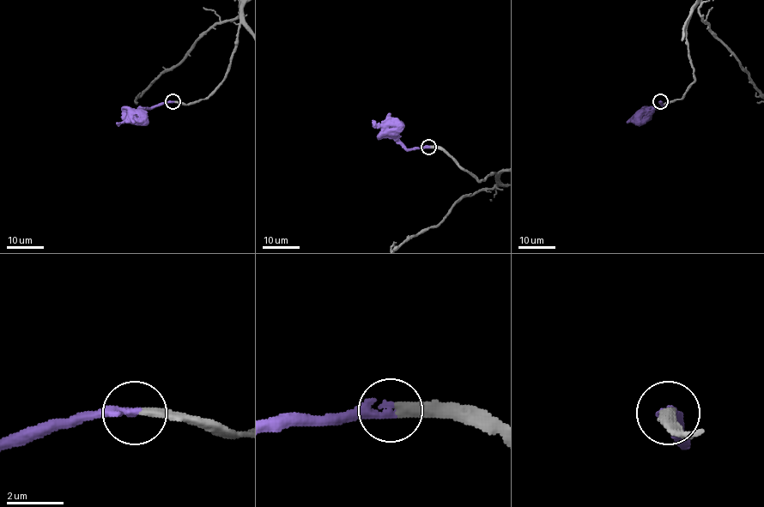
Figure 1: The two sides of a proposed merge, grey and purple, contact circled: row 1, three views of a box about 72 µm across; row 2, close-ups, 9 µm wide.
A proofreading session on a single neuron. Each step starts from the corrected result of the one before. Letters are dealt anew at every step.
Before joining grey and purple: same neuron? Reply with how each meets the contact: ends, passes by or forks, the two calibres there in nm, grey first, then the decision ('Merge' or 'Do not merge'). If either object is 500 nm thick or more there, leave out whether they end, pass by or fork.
At the ring grey ends. At the ring purple ends. Thickness 360 nm (grey) against 320 nm. Merge

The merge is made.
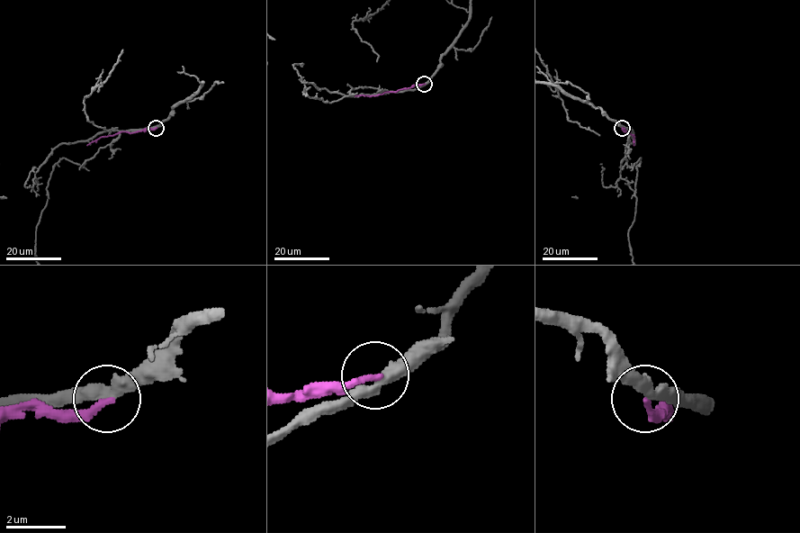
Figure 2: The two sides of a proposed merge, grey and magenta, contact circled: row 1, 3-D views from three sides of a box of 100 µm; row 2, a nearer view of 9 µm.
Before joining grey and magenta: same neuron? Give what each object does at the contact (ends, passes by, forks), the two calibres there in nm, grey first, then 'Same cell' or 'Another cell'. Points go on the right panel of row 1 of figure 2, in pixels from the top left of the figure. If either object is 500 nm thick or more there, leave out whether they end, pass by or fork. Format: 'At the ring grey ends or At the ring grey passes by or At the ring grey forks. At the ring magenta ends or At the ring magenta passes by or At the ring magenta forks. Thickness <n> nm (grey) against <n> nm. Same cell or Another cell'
At the ring grey passes by. At the ring magenta ends. Thickness 400 nm (grey) against 220 nm. Another cell

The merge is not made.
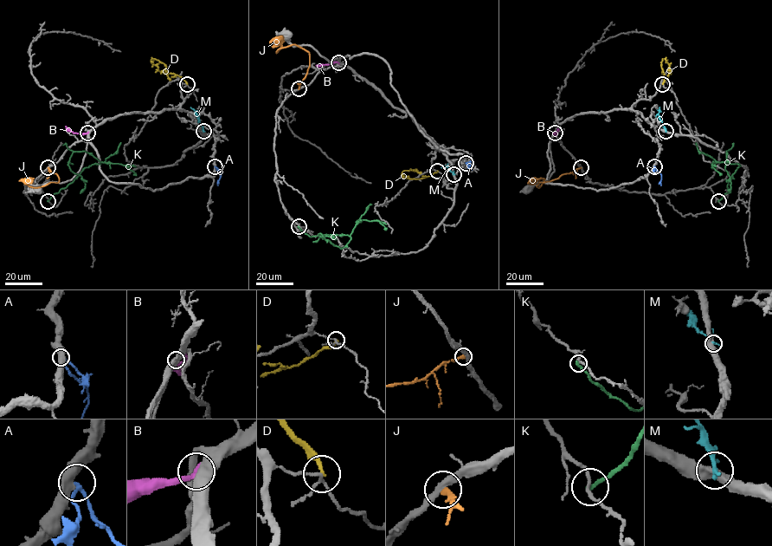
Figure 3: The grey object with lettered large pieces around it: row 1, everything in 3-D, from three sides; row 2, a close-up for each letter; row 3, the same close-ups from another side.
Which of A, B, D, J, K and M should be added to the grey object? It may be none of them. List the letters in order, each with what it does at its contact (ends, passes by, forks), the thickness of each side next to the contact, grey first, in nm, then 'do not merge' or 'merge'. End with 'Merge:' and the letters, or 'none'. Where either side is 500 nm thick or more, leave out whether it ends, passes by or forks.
A: calibres 500 and 180 nm; do not merge
B: calibres 550 and 260 nm; do not merge
D: it ends; calibres 140 and 200 nm; do not merge
J: it ends; calibres 360 and 280 nm; do not merge
K: it ends; calibres 180 and 240 nm; do not merge
M: calibres 550 and 280 nm; do not merge
Merge: none

